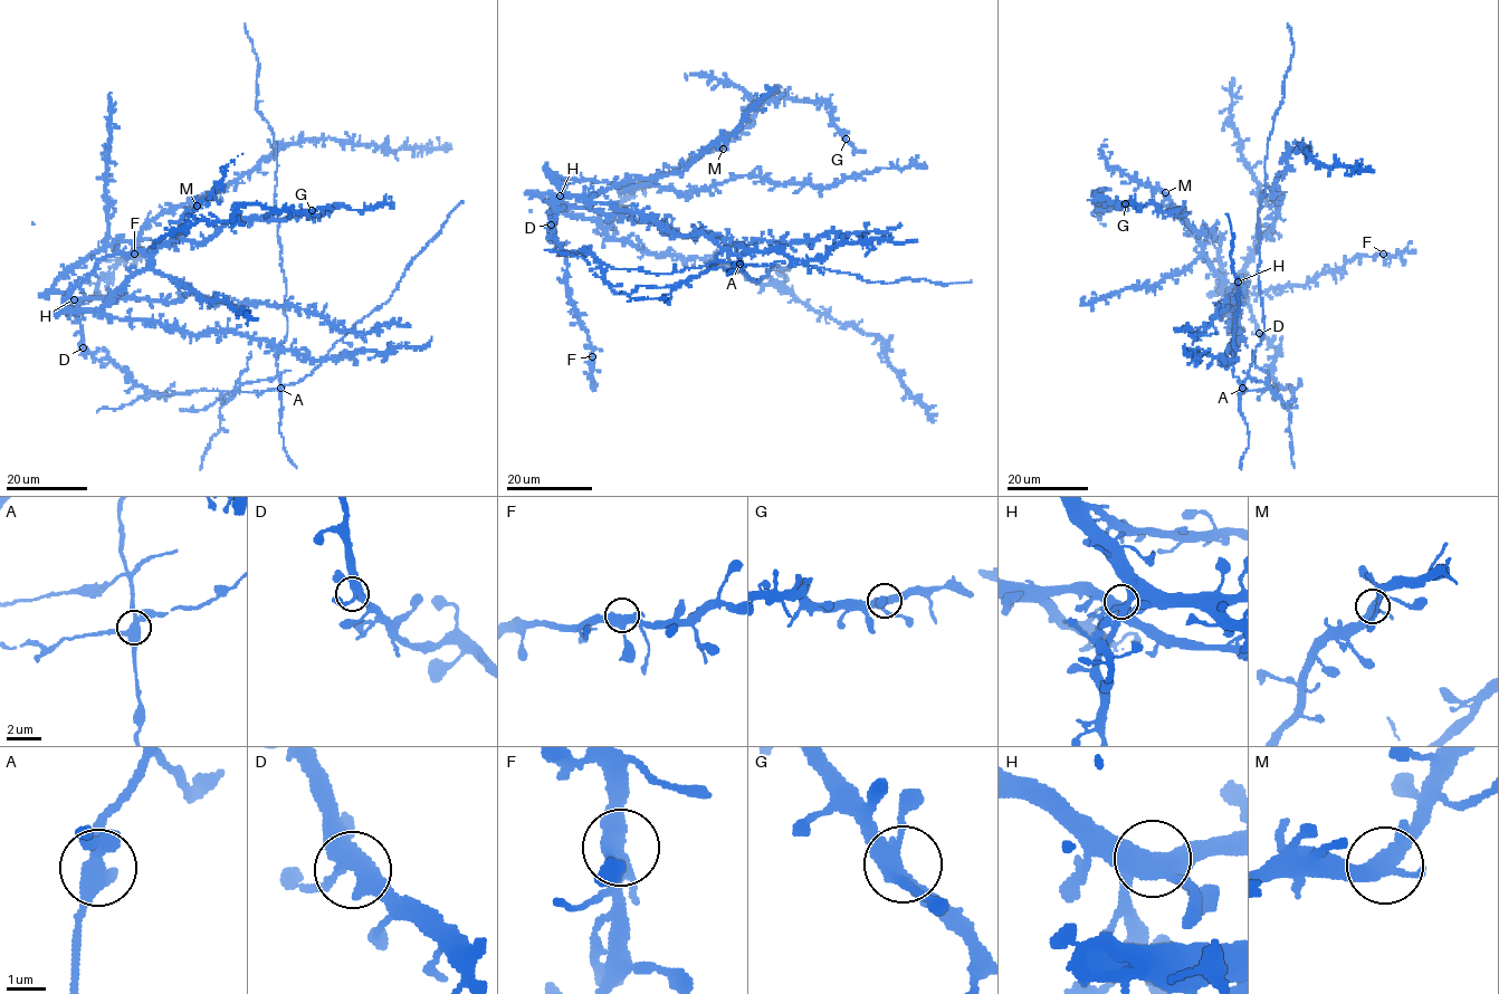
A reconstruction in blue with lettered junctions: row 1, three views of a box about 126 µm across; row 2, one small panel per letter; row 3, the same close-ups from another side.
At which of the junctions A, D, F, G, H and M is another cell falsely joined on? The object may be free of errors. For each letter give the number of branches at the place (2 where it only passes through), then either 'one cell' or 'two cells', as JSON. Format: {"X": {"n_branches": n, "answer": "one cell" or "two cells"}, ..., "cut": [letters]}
{"A": {"n_branches": 4, "answer": "two cells"}, "D": {"n_branches": 4, "answer": "one cell"}, "F": {"n_branches": 4, "answer": "one cell"}, "G": {"n_branches": 4, "answer": "one cell"}, "H": {"n_branches": 4, "answer": "one cell"}, "M": {"n_branches": 4, "answer": "one cell"}, "cut": ["A"]}

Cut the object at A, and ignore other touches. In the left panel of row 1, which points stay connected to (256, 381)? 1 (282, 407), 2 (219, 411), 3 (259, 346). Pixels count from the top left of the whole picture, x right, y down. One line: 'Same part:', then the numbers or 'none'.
Same part: 1, 2

